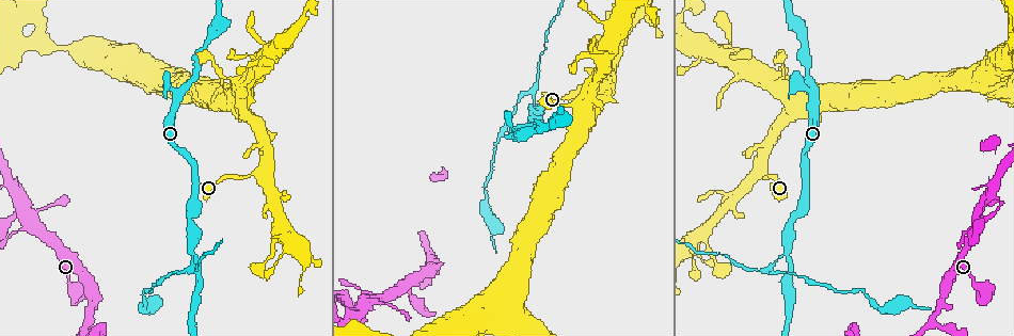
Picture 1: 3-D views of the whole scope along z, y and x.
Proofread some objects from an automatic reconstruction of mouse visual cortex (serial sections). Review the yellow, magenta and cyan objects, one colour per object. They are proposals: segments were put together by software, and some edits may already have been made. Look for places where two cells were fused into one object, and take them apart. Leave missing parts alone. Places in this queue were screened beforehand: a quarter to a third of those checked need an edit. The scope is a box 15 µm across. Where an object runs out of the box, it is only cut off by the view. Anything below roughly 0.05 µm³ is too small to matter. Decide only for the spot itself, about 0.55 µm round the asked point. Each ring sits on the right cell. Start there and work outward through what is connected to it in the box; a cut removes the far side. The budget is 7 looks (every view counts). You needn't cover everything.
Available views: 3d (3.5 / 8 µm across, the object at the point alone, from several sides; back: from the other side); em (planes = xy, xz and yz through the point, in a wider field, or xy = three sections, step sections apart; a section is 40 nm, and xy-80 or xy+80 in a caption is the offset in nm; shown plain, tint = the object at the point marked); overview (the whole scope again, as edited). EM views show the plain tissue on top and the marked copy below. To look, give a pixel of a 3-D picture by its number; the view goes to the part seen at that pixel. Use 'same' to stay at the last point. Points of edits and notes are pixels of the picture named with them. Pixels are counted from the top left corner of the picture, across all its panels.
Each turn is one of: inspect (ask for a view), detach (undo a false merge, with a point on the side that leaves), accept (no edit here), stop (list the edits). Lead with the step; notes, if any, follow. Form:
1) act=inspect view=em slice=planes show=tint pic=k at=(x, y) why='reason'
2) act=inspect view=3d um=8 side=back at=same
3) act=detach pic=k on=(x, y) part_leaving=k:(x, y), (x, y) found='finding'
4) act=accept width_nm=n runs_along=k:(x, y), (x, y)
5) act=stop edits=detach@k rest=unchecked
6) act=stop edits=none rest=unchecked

act=inspect view=em slice=planes show=tint pic=1 at=(930, 323) why='sharp bend'

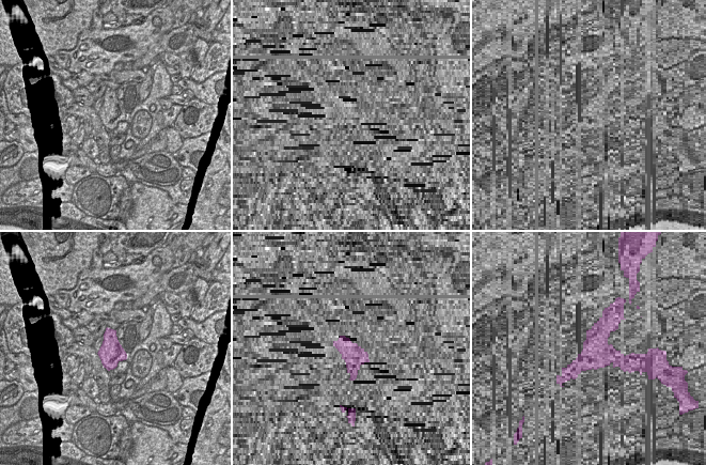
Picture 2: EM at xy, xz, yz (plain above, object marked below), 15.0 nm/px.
act=inspect view=3d um=3.5 at=same why='wider look'

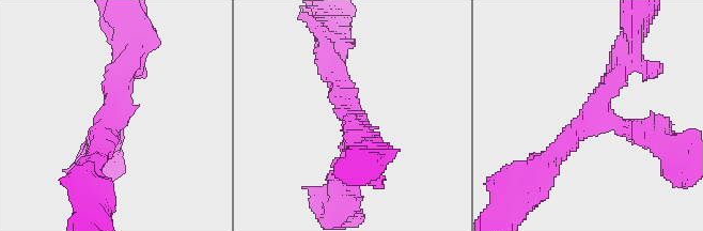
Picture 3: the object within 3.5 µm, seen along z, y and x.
act=accept arm_widths_nm=250,300,300 found='one cell here'

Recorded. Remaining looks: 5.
act=inspect view=3d um=8 pic=1 at=(191, 254) why='calibre changes'

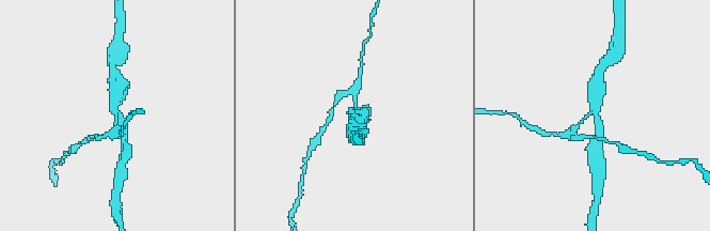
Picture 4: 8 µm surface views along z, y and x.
act=inspect view=3d um=3.5 pic=4 at=(115, 113)

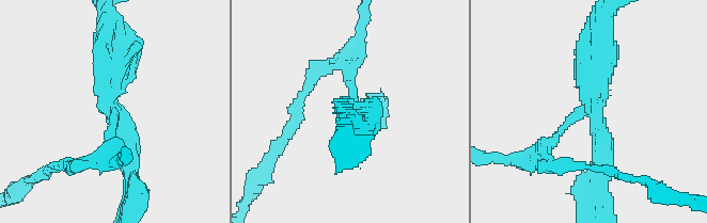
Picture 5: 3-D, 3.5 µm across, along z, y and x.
act=inspect view=em slice=xy step=2 show=tint pic=5 at=(588, 108) arms=3 arm_widths_nm=150,300,450

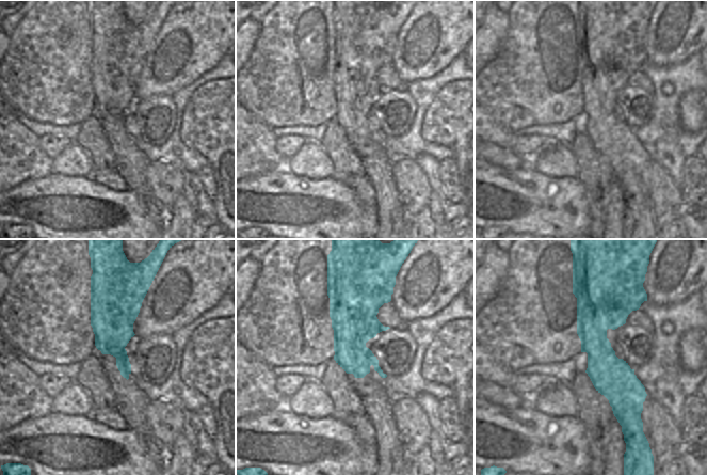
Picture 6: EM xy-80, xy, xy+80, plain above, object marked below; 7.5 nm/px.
act=detach pic=5 on=(354, 70) width_nm=320 part_leaving=5:(354, 94), (340, 64), (308, 83) found='two cells meet here'

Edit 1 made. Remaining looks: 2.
act=inspect view=3d um=3.5 side=back pic=1 at=(22, 196) why='sharp bend'

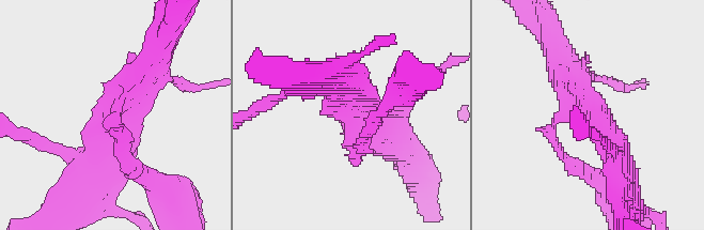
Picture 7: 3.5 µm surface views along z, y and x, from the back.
act=inspect view=em slice=planes show=tint pic=7 at=(113, 111) arms=3 arm_widths_nm=150,400,400 why='need the tissue'

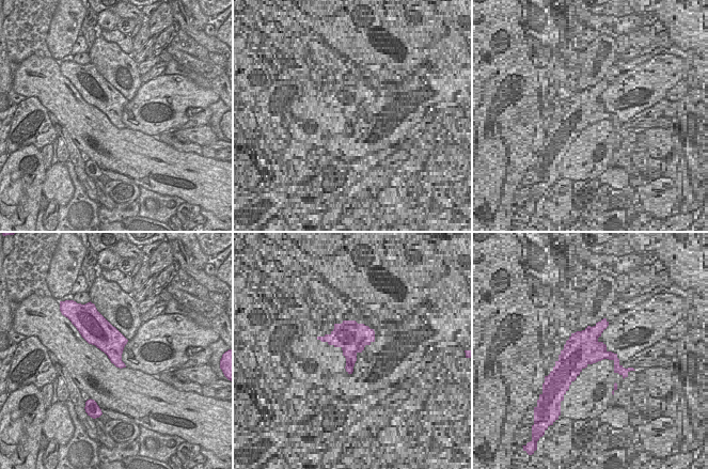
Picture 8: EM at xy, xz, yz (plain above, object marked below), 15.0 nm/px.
act=accept runs_along=7:(620, 165), (560, 56) found='all the same cell'

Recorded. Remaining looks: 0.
act=stop edits=detach@5 rest=unchecked

